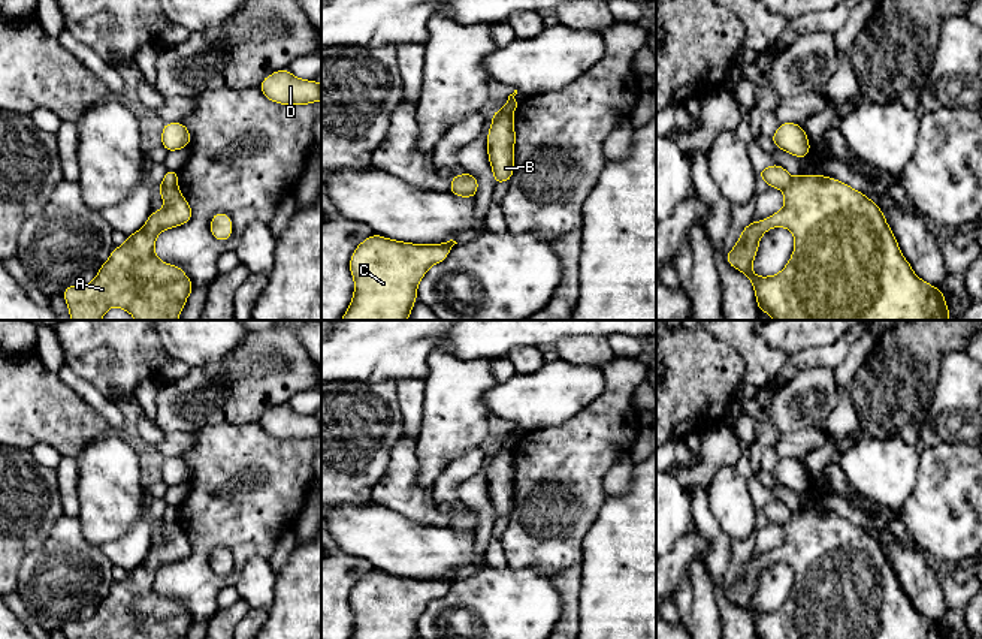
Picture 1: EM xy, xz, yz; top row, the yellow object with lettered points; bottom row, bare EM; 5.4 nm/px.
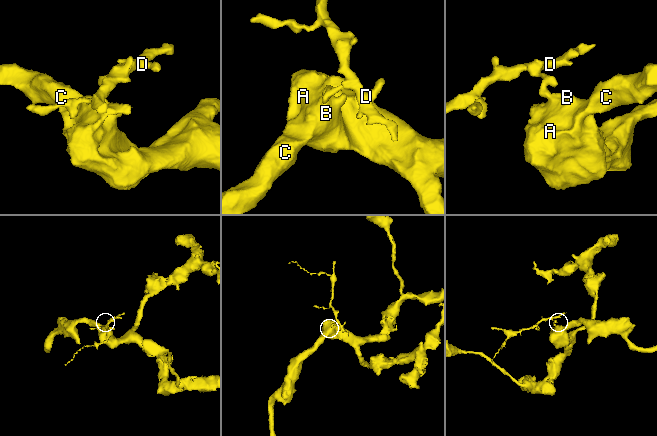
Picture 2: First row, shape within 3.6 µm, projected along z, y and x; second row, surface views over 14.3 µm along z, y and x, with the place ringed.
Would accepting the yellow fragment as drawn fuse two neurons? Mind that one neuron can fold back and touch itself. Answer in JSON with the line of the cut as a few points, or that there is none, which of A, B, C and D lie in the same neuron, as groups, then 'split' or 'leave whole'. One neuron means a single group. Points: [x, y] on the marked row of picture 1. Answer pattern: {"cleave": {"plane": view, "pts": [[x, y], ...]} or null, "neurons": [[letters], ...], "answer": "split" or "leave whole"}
{"cleave": {"plane": "xy", "pts": [[162, 183], [177, 187]]}, "neurons": [["A", "B", "C"], ["D"]], "answer": "split"}

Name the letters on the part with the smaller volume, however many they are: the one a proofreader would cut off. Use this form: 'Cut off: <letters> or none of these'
Cut off: D

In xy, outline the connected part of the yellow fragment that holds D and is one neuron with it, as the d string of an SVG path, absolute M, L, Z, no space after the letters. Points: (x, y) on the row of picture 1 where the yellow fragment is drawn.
M287 69L266 76L260 90L269 100L281 105L309 105L321 100L321 84L296 78Z

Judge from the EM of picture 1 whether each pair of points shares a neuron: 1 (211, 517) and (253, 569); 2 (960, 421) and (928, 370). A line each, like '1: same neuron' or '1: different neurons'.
1: different neurons
2: different neurons

